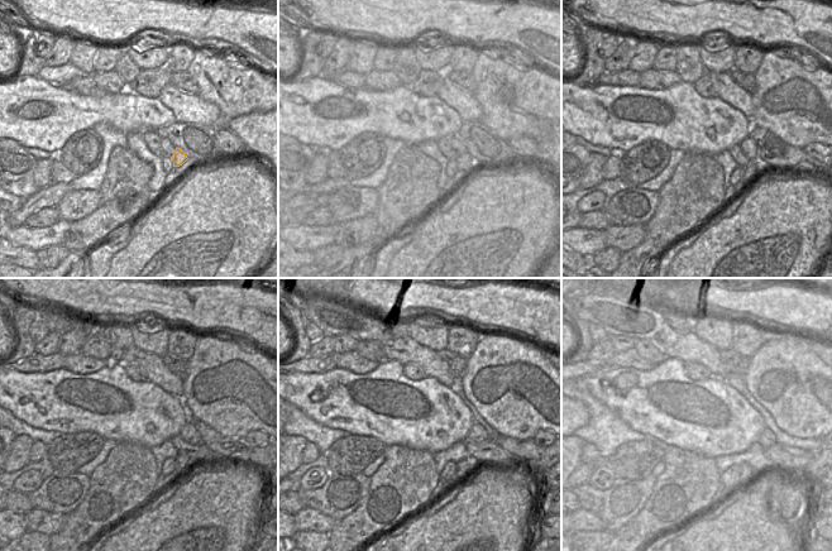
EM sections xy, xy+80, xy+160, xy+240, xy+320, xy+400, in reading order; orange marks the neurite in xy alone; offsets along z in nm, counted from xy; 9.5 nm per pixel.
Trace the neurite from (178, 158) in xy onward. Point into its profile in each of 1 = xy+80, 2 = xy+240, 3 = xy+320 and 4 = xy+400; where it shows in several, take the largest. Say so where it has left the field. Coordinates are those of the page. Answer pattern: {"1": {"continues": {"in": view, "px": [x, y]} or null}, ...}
{"1": {"continues": {"in": "xy+80", "px": [465, 164]}}, "2": {"continues": {"in": "xy+240", "px": [182, 463]}}, "3": {"continues": {"in": "xy+320", "px": [465, 466]}}, "4": {"continues": {"in": "xy+400", "px": [745, 477]}}}

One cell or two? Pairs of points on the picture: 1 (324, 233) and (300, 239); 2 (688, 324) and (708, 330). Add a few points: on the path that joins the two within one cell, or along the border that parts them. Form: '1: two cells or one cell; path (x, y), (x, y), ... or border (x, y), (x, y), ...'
1: one cell; path (318, 236), (306, 238)
2: two cells; border (692, 320), (693, 330)

